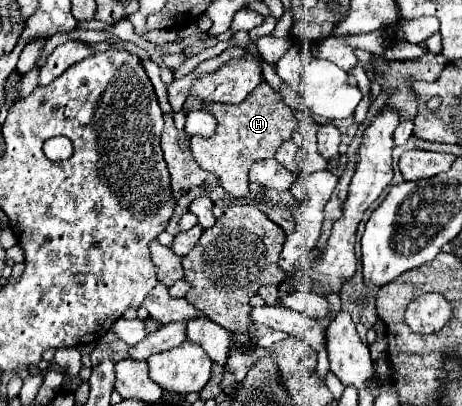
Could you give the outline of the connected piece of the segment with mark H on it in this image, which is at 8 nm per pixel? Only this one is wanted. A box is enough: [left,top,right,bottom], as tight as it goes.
[192,81,298,197]

